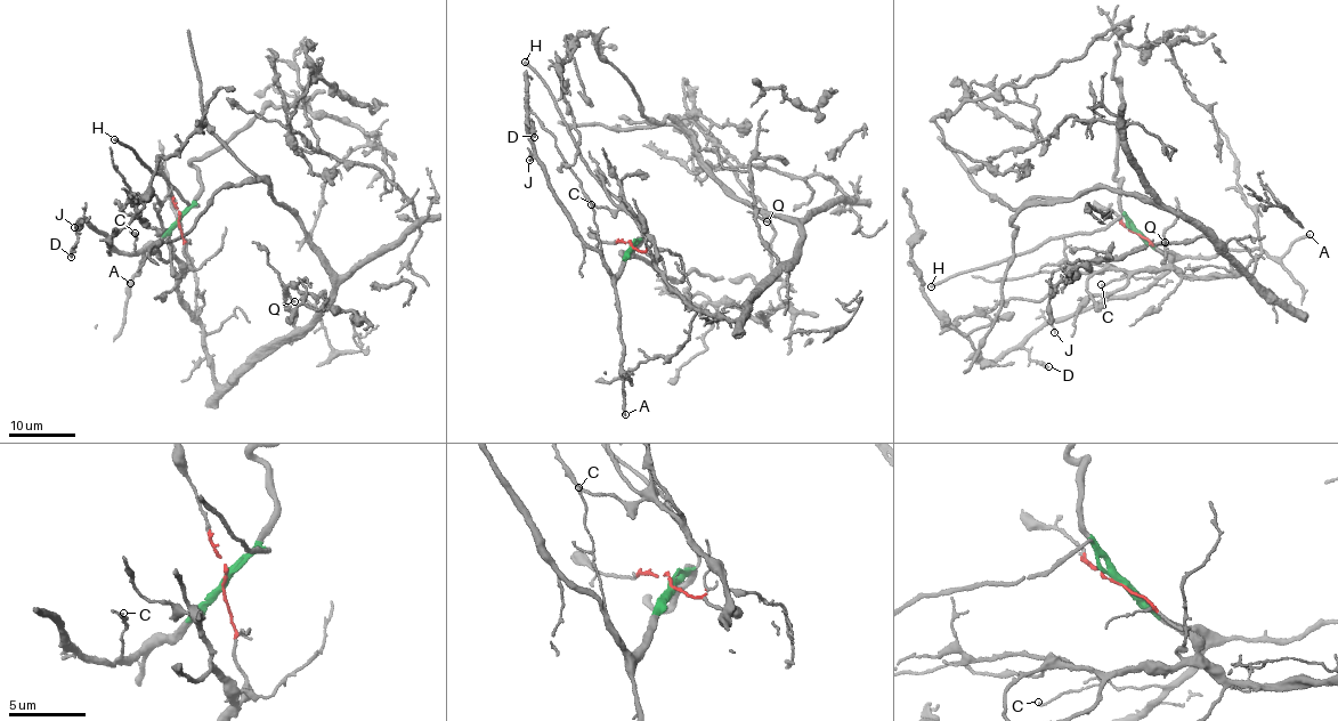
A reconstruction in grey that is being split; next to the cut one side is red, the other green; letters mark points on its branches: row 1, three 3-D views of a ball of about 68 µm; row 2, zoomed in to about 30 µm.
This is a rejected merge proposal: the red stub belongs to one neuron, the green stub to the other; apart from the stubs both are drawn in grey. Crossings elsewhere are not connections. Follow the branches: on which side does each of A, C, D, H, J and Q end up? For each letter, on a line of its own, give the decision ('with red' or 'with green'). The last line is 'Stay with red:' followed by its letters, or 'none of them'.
A: with green
C: with green
D: with green
H: with green
J: with green
Q: with red
Stay with red: Q

